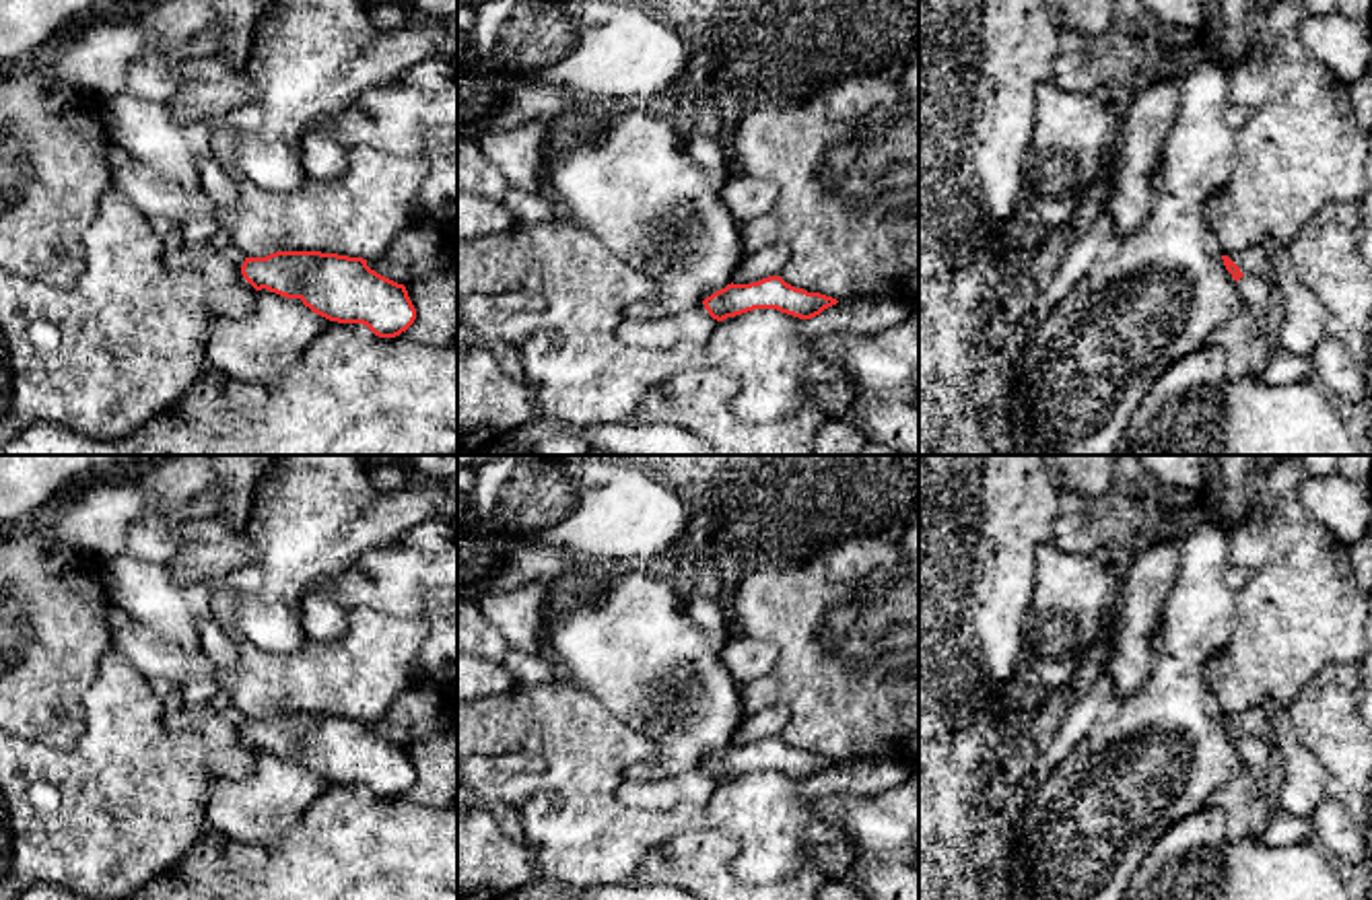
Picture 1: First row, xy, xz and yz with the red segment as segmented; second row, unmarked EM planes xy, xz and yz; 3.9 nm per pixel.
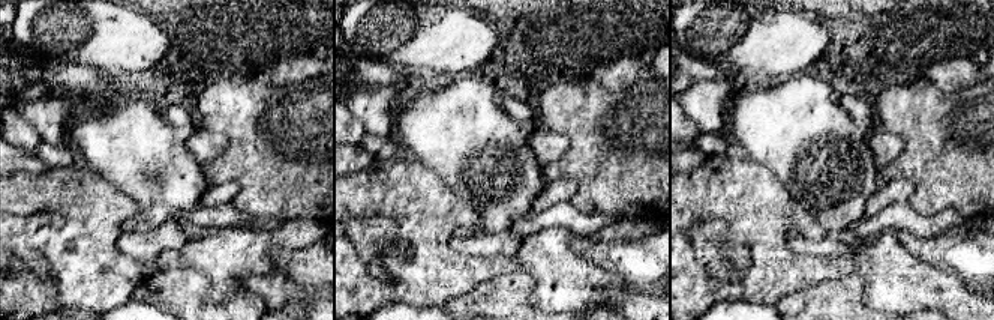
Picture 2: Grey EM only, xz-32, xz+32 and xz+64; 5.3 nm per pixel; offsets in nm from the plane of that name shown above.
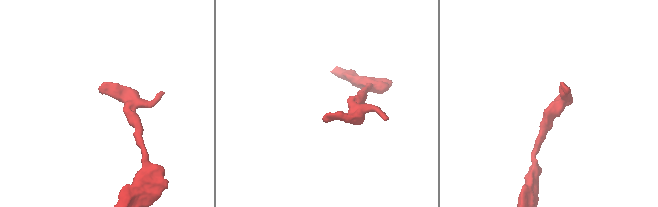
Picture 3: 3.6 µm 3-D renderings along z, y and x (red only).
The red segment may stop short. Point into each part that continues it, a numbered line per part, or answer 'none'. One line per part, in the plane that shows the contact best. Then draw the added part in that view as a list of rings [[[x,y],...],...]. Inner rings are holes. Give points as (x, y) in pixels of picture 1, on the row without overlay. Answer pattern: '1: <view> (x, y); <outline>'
none

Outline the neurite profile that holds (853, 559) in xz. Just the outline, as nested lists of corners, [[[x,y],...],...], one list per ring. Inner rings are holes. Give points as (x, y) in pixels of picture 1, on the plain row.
[[[849,540],[822,556],[818,564],[834,581],[853,581],[876,568],[890,568],[902,560],[898,544],[878,540]]]

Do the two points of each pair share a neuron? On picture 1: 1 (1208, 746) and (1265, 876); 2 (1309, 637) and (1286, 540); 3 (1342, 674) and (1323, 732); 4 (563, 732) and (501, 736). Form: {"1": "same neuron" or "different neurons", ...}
{"1": "different neurons", "2": "same neuron", "3": "same neuron", "4": "same neuron"}

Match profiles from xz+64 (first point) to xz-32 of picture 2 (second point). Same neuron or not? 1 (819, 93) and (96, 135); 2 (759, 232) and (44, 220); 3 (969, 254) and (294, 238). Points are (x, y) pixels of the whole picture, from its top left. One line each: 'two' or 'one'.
1: one
2: two
3: two

